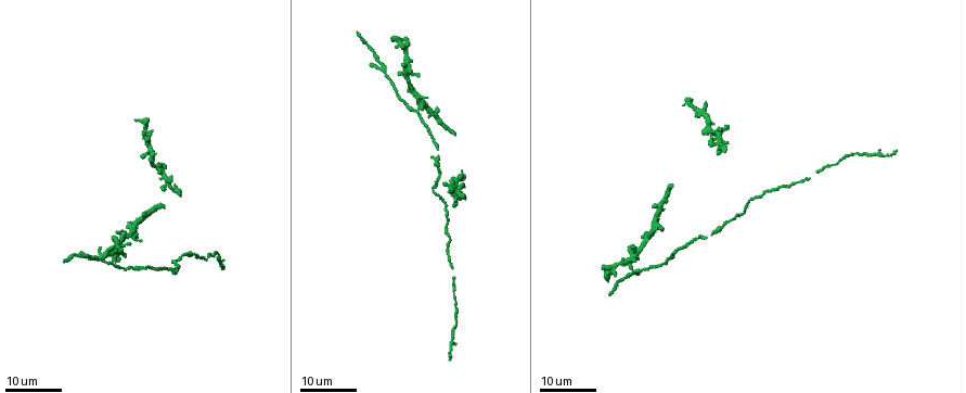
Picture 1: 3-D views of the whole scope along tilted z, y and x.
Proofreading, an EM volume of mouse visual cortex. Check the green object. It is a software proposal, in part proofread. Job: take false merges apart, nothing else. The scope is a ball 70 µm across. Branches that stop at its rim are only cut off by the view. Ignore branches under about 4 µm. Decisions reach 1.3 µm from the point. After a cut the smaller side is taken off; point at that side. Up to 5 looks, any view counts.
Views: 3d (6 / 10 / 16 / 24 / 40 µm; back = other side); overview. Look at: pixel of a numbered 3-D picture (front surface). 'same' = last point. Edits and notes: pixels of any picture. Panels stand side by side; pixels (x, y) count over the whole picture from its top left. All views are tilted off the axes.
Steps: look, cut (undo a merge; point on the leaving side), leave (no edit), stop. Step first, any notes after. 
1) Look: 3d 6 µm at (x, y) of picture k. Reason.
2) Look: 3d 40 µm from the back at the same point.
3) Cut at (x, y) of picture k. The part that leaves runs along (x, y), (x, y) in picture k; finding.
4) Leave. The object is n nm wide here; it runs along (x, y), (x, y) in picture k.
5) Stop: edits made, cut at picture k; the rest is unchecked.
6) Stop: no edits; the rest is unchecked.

Look: 3d 24 µm at (818, 173) of picture 1. Narrows sharply.

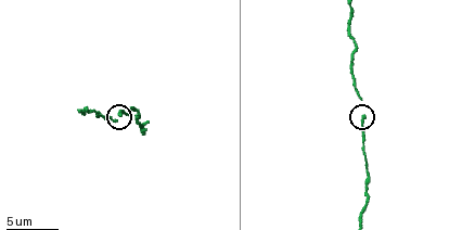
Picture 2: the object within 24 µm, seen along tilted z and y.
Look: 3d 10 µm at (361, 116) of picture 2.

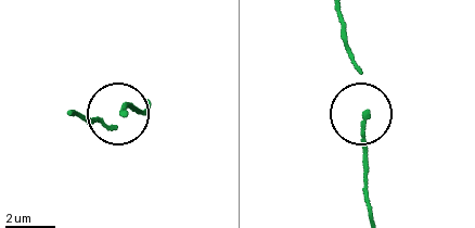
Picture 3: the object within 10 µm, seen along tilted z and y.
Look: 3d 6 µm at (123, 115) of picture 3.

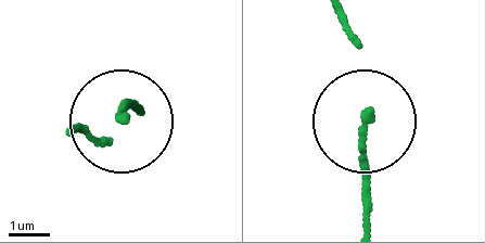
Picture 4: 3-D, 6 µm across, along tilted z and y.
Leave. The object is 120 nm wide here; all the same neuron.

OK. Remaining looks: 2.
Look: 3d 16 µm at (715, 232) of picture 1. Three-way junction.

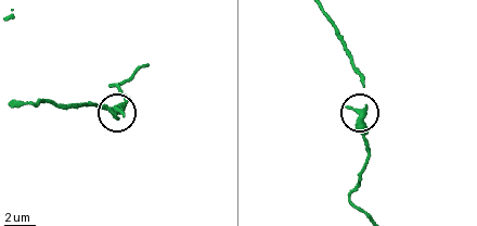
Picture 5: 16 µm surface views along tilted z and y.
Look: 3d 6 µm at (366, 112) of picture 5.

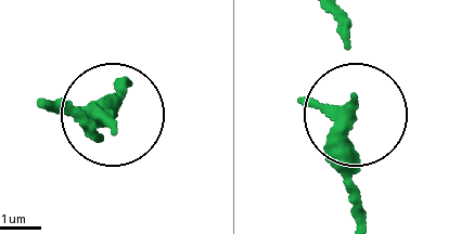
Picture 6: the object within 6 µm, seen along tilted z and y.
Leave. The object is 210 nm wide here; it runs along (329, 13), (355, 106), (354, 206) in picture 6; continuous, no second neuron.

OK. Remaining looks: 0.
Stop: no edits; the rest is unchecked.

